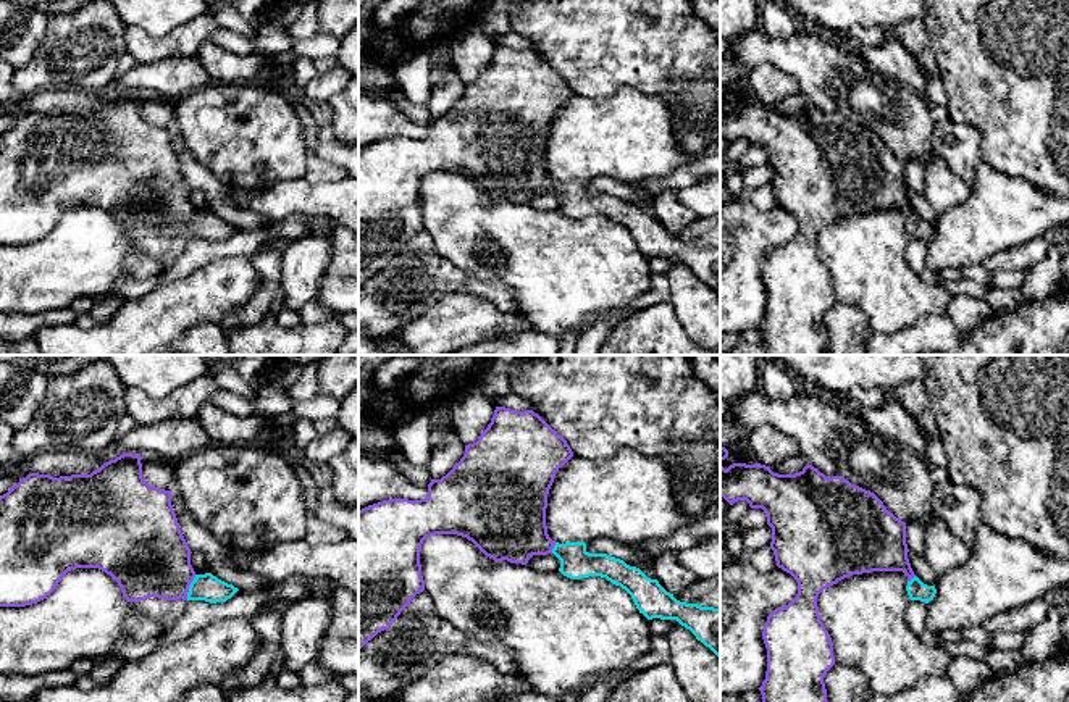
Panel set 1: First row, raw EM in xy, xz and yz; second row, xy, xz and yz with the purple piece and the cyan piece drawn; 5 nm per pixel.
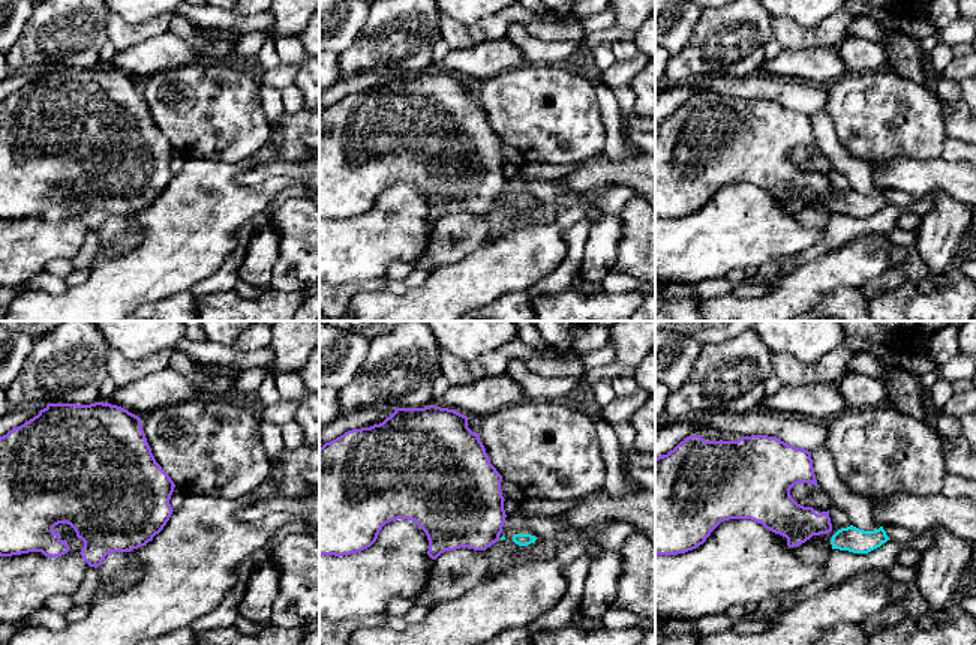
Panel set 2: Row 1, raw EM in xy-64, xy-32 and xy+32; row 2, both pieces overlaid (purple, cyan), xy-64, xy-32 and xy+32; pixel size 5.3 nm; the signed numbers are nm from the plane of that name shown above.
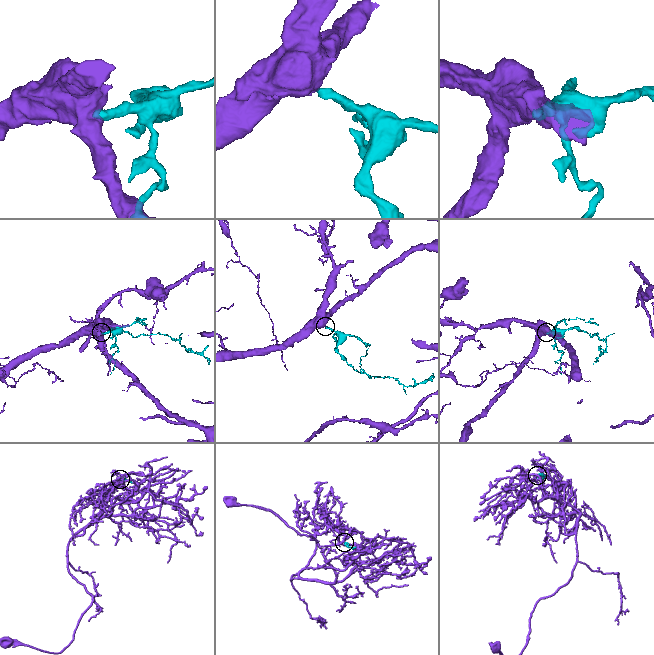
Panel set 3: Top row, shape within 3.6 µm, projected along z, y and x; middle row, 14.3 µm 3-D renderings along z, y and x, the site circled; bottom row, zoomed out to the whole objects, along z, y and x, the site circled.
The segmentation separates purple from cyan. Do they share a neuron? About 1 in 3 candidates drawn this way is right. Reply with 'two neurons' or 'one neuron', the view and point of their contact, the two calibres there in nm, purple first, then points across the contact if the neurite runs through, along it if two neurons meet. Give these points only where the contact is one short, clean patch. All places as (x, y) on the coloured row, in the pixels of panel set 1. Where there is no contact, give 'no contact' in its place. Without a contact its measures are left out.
one neuron; contact xy (188, 588); calibres 400 and 140 nm; way xy (149, 557), (188, 588), (209, 588)

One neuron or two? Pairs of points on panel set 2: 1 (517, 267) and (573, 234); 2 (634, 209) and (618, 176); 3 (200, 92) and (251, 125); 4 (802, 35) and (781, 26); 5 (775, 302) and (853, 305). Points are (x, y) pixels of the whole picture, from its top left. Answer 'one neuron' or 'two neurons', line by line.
1: two neurons
2: two neurons
3: one neuron
4: one neuron
5: two neurons

